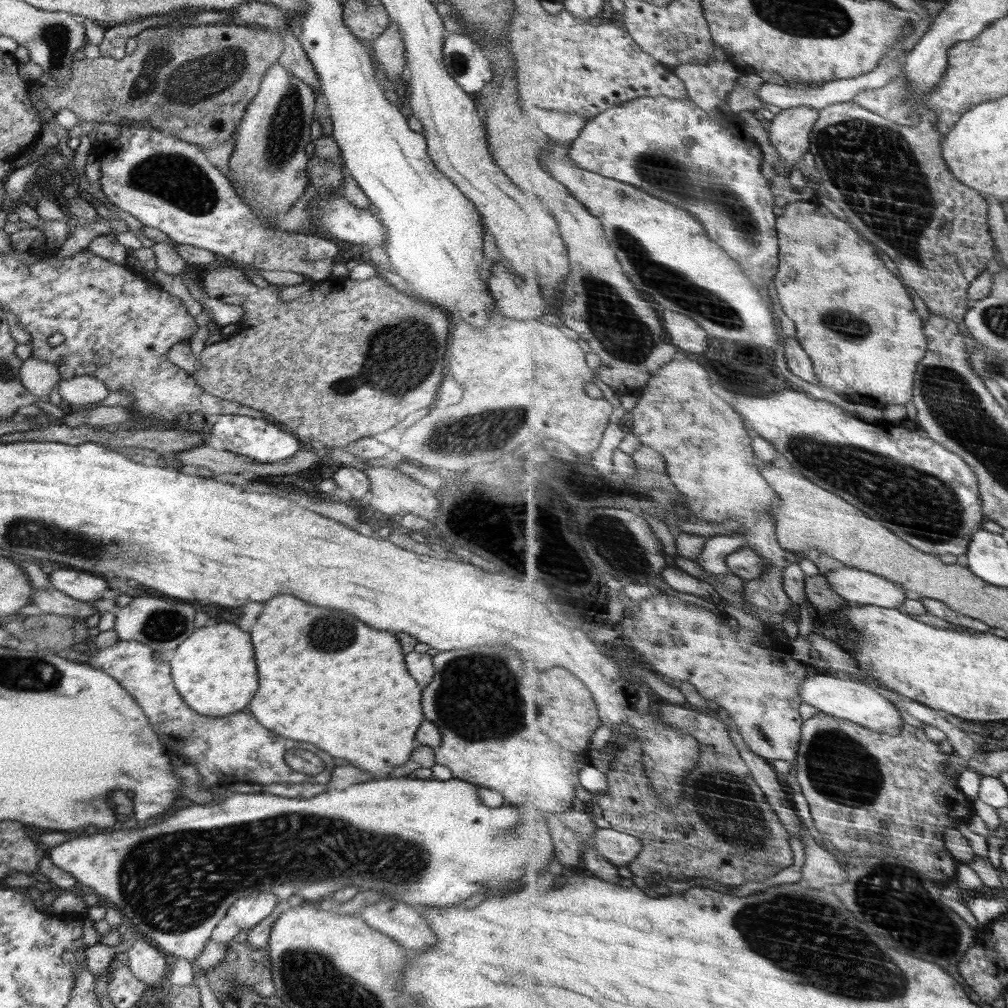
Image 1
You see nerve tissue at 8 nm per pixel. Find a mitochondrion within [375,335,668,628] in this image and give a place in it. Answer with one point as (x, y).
(457, 437)

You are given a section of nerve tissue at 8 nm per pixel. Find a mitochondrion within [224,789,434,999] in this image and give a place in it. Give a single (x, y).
(299, 970)

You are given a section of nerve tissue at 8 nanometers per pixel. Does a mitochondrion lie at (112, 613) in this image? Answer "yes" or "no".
no

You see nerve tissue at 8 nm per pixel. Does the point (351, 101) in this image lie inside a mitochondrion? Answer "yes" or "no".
no

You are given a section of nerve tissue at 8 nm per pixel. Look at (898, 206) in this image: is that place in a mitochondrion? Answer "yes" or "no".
yes

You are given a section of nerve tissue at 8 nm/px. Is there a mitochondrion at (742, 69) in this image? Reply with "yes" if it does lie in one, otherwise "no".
no

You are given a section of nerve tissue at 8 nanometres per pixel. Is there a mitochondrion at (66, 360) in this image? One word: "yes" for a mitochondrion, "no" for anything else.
no

